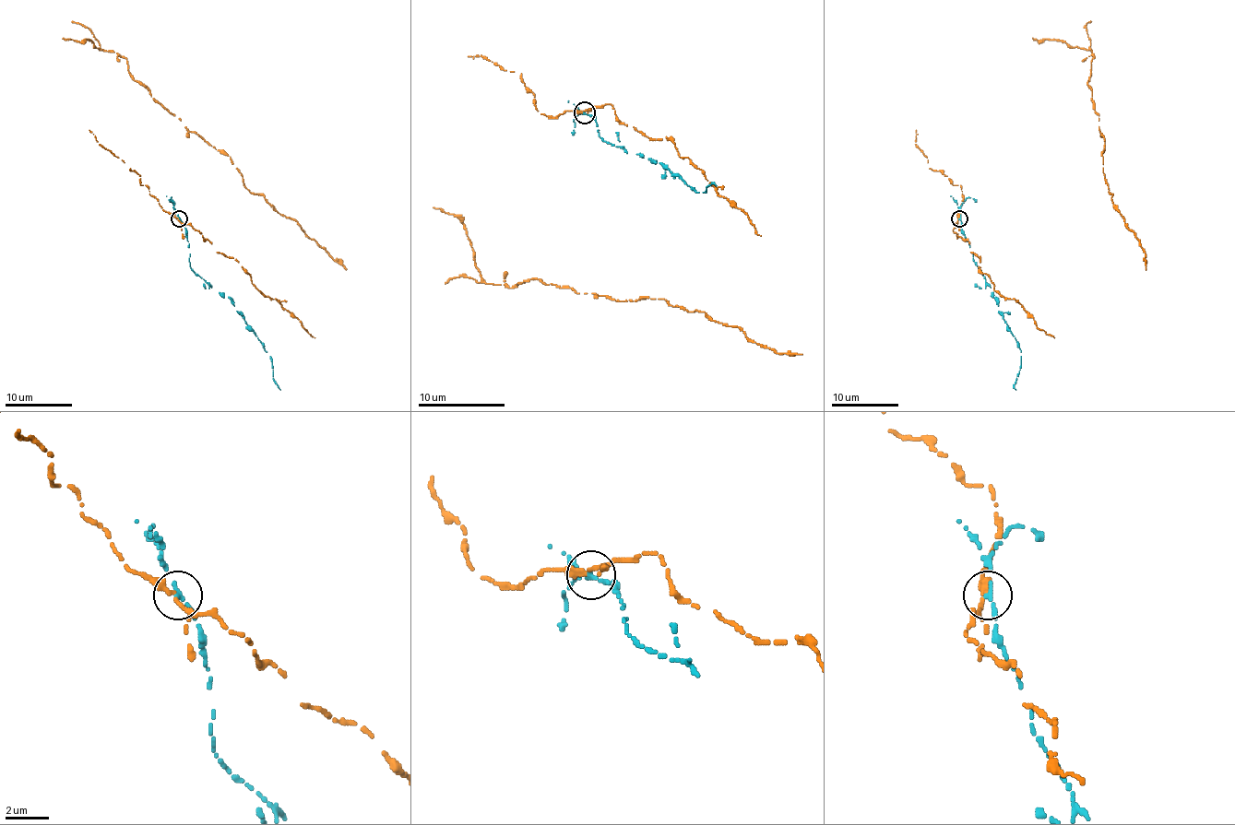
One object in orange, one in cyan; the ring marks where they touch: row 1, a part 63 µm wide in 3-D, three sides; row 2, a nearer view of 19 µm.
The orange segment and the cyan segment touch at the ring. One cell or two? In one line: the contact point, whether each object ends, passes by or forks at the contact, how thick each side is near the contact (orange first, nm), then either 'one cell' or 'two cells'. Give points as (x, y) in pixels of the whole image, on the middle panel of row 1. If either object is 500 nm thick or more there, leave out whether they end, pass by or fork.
(585, 112) | orange passes by | cyan passes by | 240/180 nm | two cells

